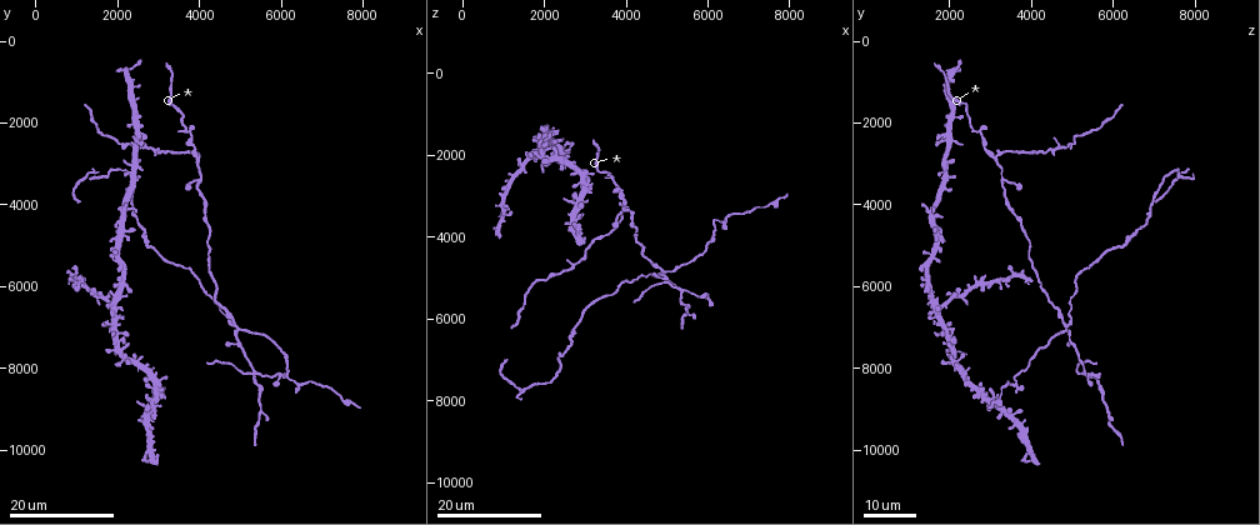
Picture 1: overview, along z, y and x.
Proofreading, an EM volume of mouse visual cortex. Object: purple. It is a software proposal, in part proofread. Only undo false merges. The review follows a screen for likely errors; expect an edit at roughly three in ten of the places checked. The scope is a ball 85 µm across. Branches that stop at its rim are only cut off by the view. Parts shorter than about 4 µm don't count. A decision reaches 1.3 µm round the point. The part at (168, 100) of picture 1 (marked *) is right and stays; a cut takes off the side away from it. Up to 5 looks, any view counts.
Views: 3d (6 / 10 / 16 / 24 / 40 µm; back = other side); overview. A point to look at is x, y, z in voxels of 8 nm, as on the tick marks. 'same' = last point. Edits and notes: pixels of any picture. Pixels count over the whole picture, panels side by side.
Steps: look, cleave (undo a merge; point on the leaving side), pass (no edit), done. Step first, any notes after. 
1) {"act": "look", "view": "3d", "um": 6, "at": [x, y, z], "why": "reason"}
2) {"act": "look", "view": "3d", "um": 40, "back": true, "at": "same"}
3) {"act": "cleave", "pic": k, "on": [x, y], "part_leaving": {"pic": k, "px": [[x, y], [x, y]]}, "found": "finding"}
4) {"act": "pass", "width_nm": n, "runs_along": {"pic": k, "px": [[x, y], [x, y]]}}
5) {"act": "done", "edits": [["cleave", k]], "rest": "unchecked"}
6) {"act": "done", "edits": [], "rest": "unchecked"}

{"act": "look", "view": "3d", "um": 24, "at": [3800, 2350, 2800], "why": "sudden change in width"}

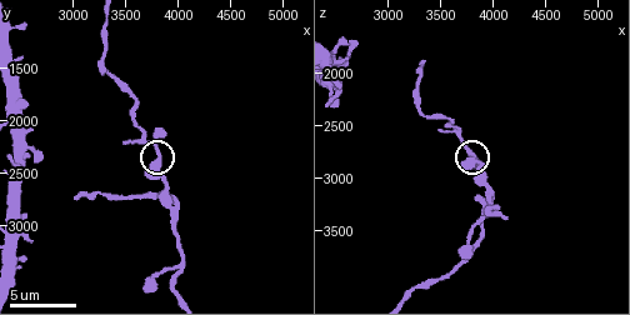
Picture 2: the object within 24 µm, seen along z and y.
{"act": "look", "view": "3d", "um": 6, "at": [3820, 2300, 2780], "why": "zoom in"}

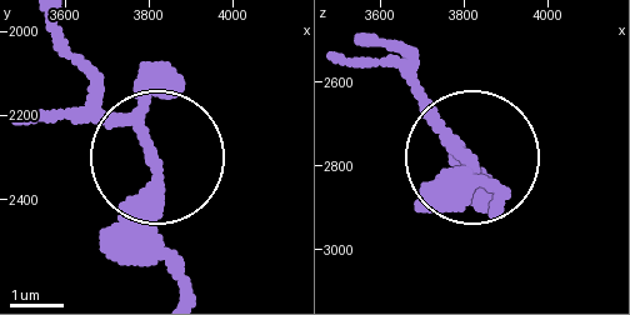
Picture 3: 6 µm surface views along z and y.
{"act": "pass", "runs_along": {"pic": 3, "px": [[373, 39], [493, 191]]}, "found": "continuous, no second neuron"}

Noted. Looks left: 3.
{"act": "look", "view": "3d", "um": 24, "at": [3950, 3350, 3350], "why": "three arms meet"}

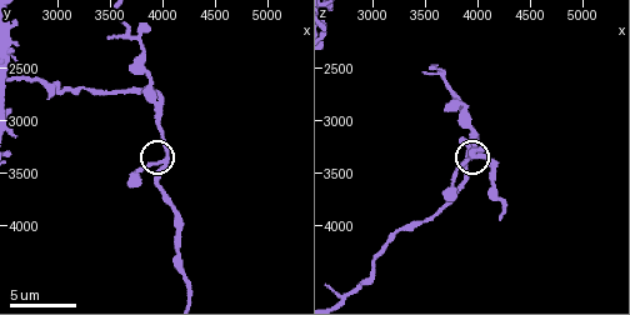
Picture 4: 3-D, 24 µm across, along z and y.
{"act": "look", "view": "3d", "um": 10, "at": "same"}

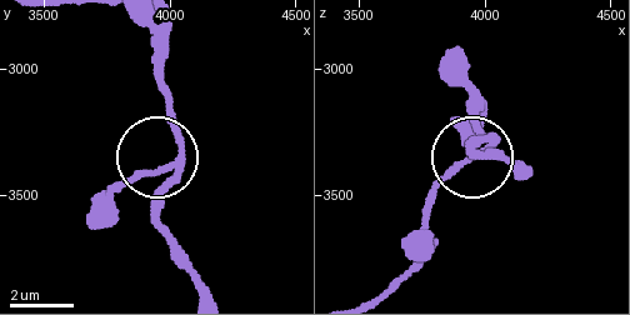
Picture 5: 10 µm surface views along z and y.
{"act": "pass", "arms": 3, "runs_along": {"pic": 5, "px": [[145, 23], [178, 144], [161, 165], [108, 184]]}, "found": "all the same neuron"}

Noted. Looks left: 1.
{"act": "look", "view": "3d", "um": 10, "at": [3600, 1800, 2440], "why": "calibre changes"}

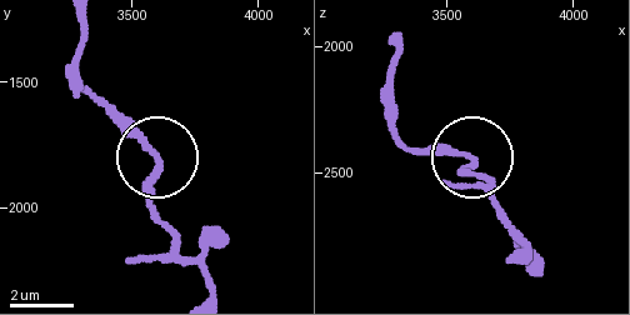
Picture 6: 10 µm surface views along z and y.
{"act": "pass", "width_nm": 180, "runs_along": {"pic": 6, "px": [[379, 94], [403, 139], [473, 155], [473, 176]]}, "found": "all the same neuron"}

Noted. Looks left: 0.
{"act": "done", "edits": [], "rest": "unchecked"}

